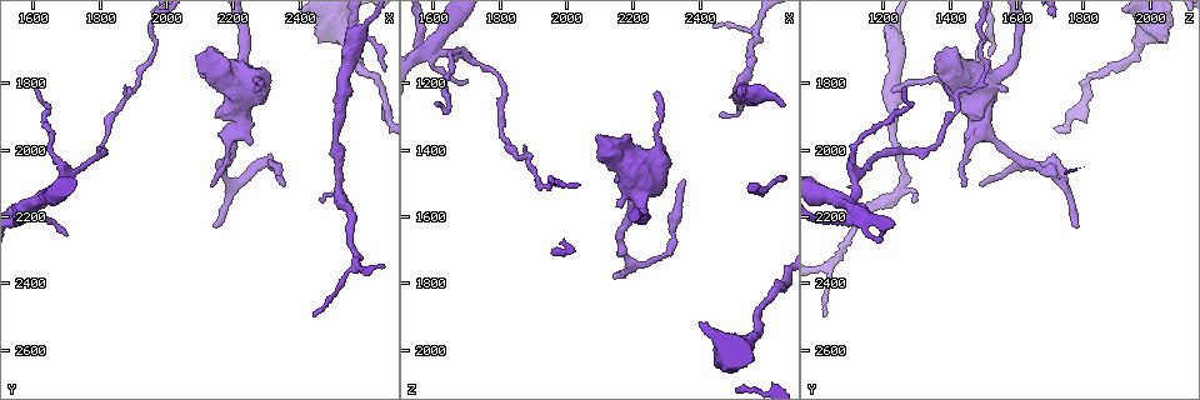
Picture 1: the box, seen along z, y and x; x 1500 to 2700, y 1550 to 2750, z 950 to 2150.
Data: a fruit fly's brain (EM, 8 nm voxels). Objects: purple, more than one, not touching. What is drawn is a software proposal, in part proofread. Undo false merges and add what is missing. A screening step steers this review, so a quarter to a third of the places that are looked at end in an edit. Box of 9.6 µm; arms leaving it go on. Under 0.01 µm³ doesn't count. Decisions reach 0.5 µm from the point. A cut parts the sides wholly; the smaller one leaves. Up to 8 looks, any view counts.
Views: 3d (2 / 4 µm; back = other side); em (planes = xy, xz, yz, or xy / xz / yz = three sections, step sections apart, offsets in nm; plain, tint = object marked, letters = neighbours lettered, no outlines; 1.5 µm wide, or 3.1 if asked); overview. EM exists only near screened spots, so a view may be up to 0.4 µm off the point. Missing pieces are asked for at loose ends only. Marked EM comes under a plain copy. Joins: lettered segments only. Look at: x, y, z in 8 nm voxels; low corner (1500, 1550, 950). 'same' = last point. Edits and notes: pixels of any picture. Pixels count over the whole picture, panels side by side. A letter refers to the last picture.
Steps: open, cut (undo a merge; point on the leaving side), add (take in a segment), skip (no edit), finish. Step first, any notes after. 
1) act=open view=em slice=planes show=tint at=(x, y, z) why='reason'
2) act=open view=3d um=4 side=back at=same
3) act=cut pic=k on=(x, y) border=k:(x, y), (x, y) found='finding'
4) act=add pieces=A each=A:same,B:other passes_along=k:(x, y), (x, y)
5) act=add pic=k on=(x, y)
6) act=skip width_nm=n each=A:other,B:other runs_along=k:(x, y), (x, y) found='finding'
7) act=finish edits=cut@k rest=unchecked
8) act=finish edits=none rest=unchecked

act=open view=em slice=yz step=4 show=tint at=(2480, 2160, 1290) why='tapers out'

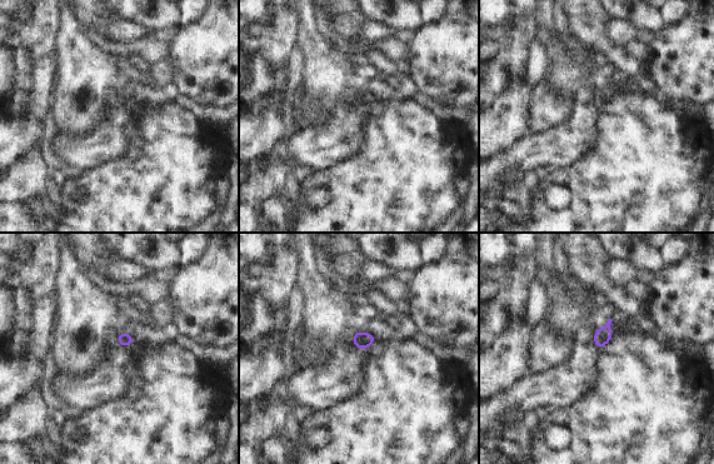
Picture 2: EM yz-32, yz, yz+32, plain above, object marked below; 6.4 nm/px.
act=open view=em slice=yz step=4 show=letters at=same why='what lies round it'

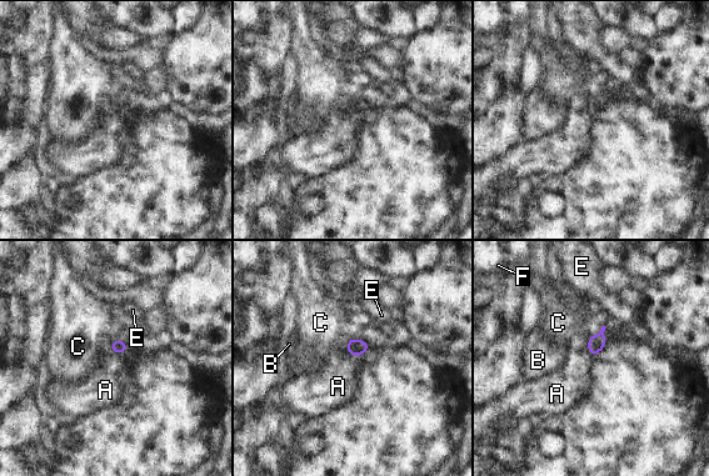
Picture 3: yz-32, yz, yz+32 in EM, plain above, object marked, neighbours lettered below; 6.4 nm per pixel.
act=skip each=A:other,B:other,C:other,E:other,F:other border=3:(126, 351), (119, 351), (113, 355) found='none of them fits'

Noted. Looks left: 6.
act=open view=em slice=planes show=letters at=(2350, 2110, 1500) why='thin end'

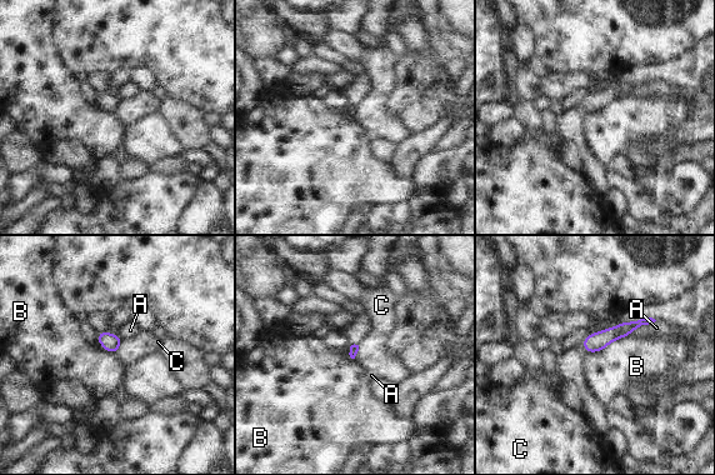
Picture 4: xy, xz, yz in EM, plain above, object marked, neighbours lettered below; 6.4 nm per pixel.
act=skip each=A:other,B:other,C:other border=4:(629, 334), (586, 354) found='no lettered segment goes on from it'

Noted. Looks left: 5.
act=open view=em slice=xz step=4 show=letters at=(2610, 1620, 1240) why='calibre changes'

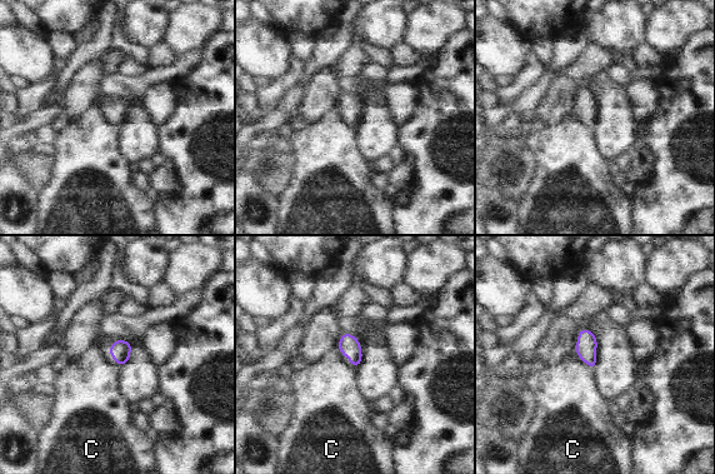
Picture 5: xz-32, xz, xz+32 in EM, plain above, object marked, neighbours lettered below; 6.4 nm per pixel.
act=skip width_nm=130 each=C:other border=5:(336, 348), (356, 368) found='continuous, no second neuron'

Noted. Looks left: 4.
act=finish edits=none rest=unchecked

